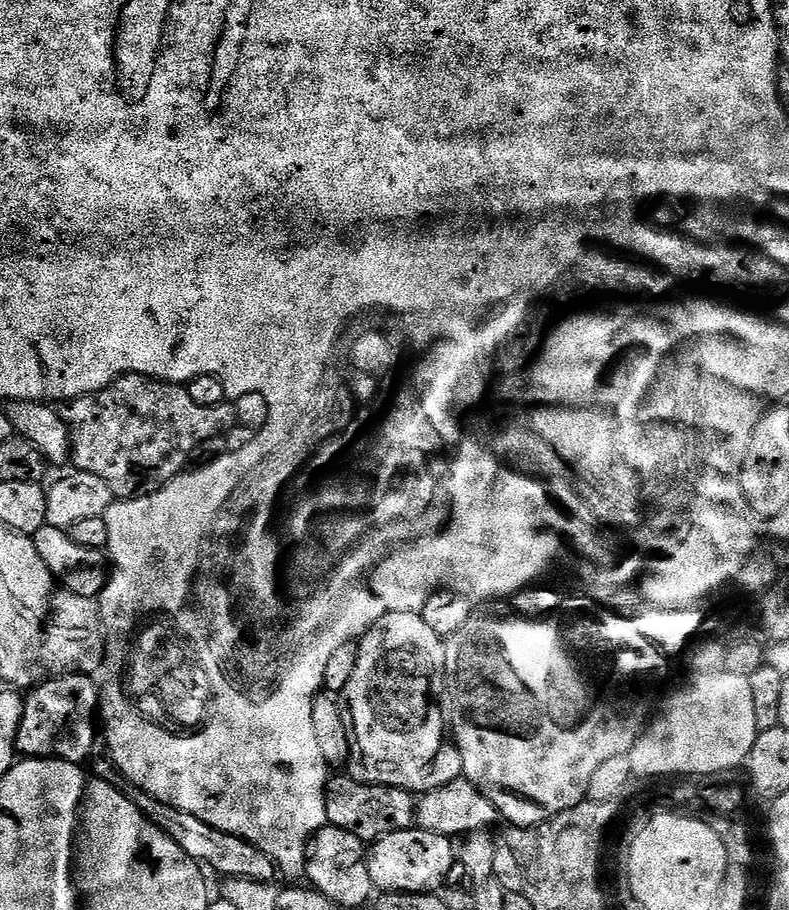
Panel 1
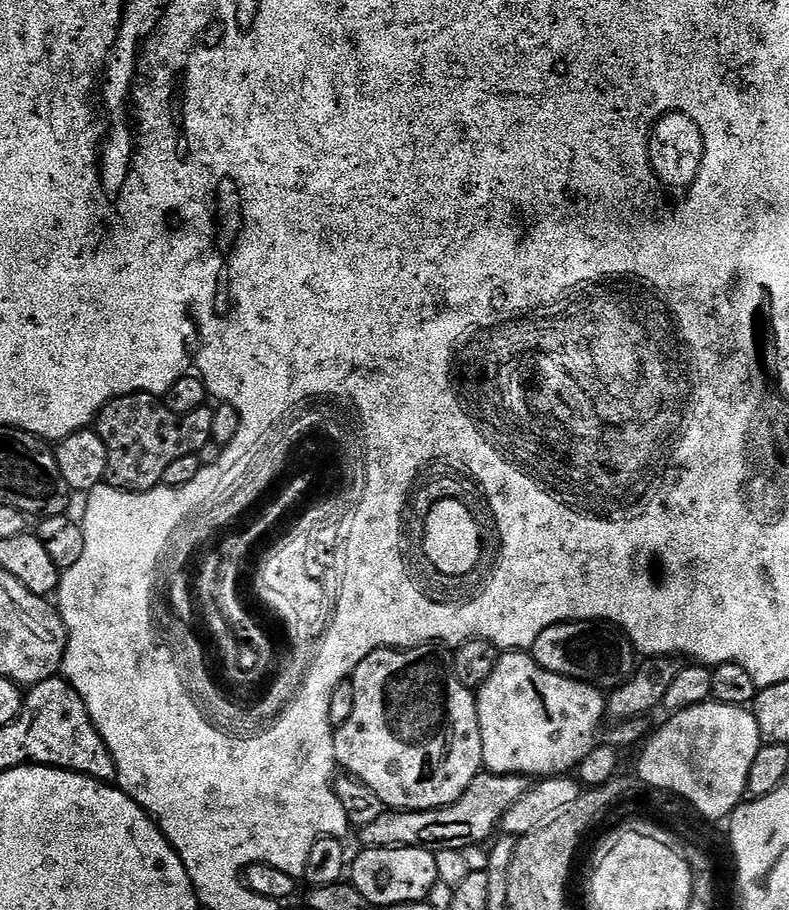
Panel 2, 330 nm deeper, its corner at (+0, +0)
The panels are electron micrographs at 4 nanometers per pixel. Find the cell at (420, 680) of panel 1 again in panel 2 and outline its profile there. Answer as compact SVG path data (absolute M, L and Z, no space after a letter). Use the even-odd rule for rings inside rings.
M425 646L423 648L379 648L377 652L371 652L350 677L350 682L354 686L354 714L346 718L346 722L341 728L334 732L334 754L336 763L347 775L354 776L361 780L378 798L384 803L385 809L399 810L402 812L428 812L431 808L444 808L463 794L474 782L474 778L480 775L484 768L482 758L482 734L478 726L478 710L476 709L476 698L473 689L467 688L462 682L458 682L454 660L448 656L443 647Z

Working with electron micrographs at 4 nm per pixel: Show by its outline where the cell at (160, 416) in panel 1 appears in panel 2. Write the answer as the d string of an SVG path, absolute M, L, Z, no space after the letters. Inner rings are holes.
M135 392L129 396L119 396L111 400L94 424L94 431L106 442L108 455L108 475L106 484L109 488L120 488L123 492L148 492L161 483L163 474L178 458L194 455L206 442L212 439L213 409L205 406L185 416L176 416L166 407L163 399L148 392Z

